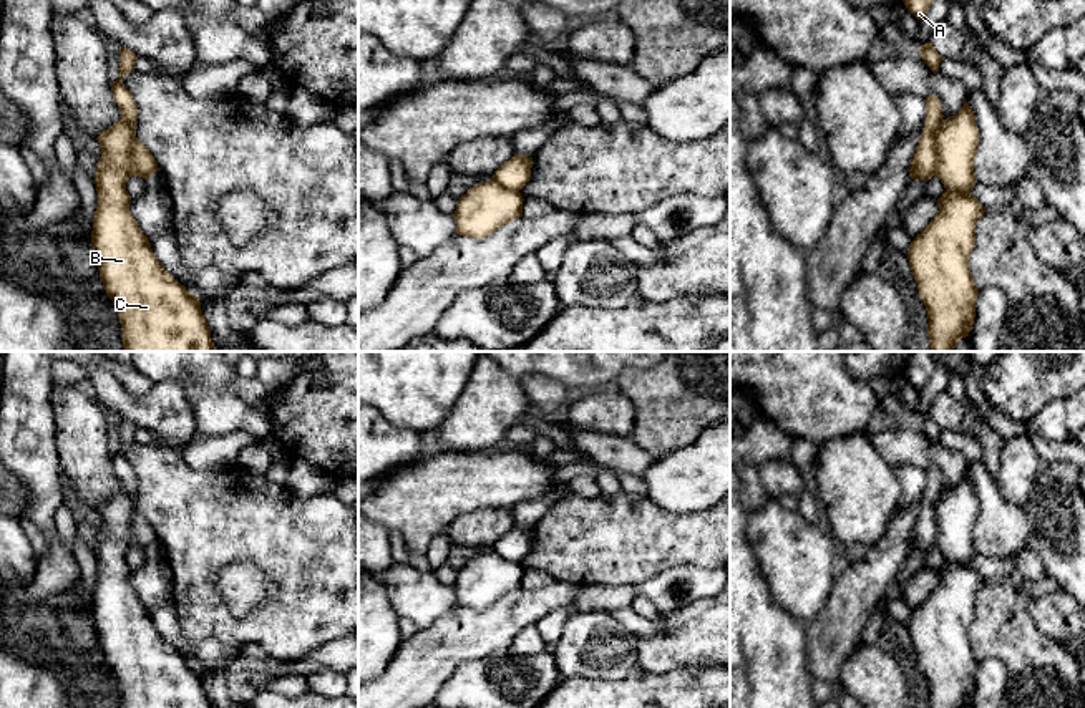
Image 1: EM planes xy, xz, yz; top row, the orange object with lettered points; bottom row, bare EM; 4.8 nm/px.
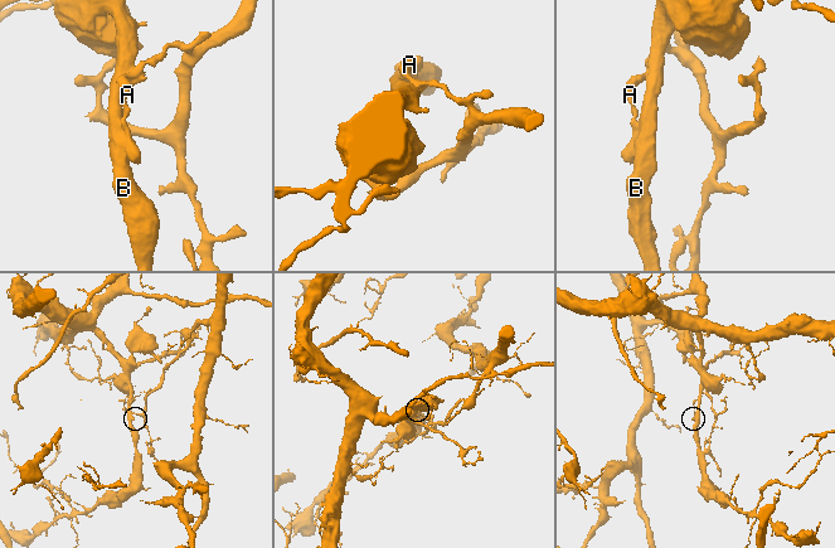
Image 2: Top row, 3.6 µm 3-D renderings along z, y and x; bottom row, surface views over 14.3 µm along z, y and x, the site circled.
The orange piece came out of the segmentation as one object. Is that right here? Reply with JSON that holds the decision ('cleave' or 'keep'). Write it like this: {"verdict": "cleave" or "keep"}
{"verdict": "cleave"}

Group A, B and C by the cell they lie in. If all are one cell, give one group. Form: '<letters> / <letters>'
A / B C

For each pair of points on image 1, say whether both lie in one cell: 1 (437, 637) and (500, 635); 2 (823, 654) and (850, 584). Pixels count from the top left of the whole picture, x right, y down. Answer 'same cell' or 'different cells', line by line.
1: same cell
2: same cell

